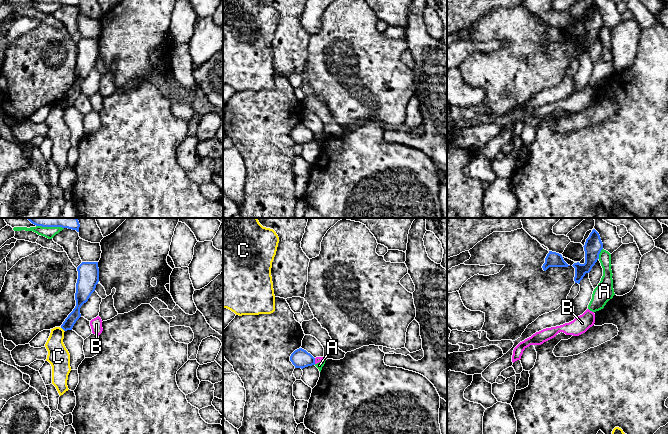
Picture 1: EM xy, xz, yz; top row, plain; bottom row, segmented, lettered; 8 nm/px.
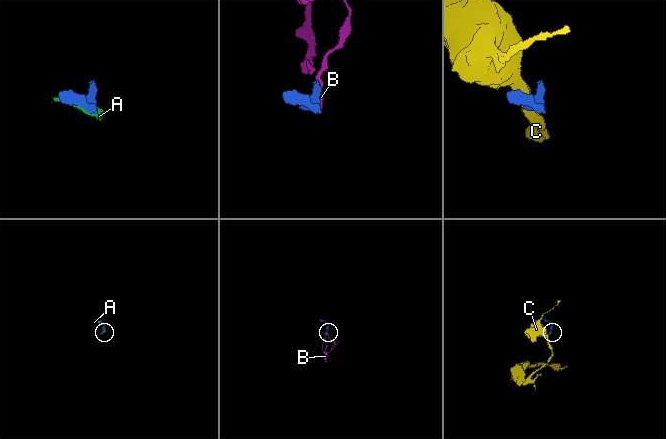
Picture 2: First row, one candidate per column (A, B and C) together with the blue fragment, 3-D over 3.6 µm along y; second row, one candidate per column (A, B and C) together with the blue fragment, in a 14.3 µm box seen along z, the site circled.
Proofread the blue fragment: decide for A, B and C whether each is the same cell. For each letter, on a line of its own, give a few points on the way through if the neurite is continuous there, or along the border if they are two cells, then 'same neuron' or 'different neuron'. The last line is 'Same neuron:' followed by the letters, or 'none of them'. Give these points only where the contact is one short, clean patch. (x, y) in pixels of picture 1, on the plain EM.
A: different neuron
B: along xz (314, 134), (315, 139) | different neuron
C: along xy (61, 103), (64, 107) | different neuron
Same neuron: none of them

